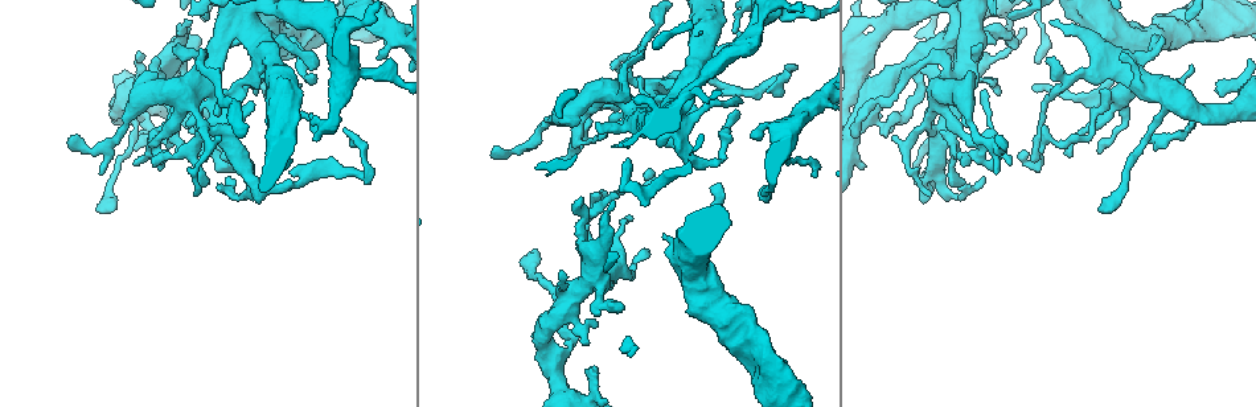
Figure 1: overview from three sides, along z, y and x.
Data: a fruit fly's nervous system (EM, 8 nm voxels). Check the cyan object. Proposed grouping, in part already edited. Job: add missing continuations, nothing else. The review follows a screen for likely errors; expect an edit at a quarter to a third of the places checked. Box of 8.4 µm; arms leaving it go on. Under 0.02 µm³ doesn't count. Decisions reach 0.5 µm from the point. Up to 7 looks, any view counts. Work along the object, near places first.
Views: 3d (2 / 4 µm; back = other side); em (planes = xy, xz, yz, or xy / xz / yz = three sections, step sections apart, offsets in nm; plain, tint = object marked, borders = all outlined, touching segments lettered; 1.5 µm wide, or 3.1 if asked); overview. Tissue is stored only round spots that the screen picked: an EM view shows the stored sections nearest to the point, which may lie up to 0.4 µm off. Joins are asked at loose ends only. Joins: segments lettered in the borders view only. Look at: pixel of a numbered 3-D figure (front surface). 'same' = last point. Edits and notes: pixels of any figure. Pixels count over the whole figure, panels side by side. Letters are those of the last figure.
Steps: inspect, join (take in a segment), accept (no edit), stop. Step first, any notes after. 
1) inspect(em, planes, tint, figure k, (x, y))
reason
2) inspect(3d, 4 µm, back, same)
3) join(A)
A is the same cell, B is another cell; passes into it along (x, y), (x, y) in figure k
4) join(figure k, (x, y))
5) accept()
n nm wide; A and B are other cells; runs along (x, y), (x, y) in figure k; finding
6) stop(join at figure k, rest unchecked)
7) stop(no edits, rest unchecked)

inspect(3d, 4 µm, figure 1, (648, 251))
branch stops here

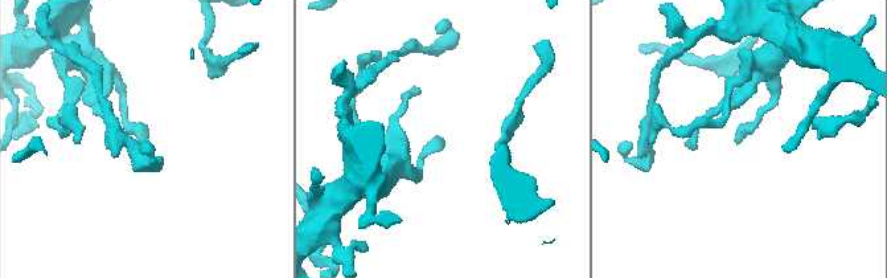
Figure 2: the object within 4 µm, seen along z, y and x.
inspect(em, yz, step 4, tint, figure 2, (441, 142))
shape alone is not enough

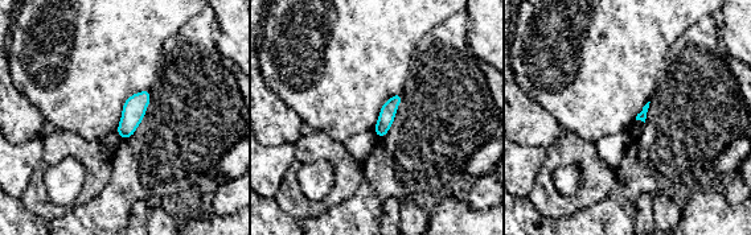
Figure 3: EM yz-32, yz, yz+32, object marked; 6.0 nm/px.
inspect(em, planes, borders, same)

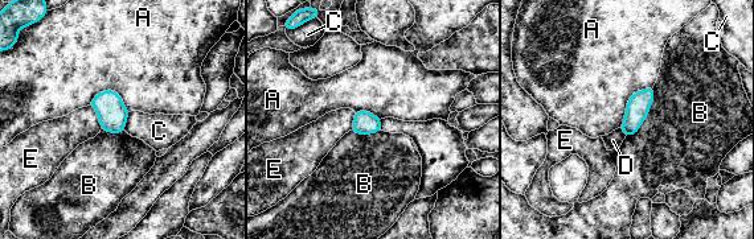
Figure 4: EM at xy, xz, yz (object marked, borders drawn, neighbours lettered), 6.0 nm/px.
accept()
A, B, C, D and E are other cells; border along (652, 86), (628, 99), (619, 127) in figure 4; no lettered segment goes on from it

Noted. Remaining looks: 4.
inspect(em, planes, borders, figure 1, (1216, 89))
an open end

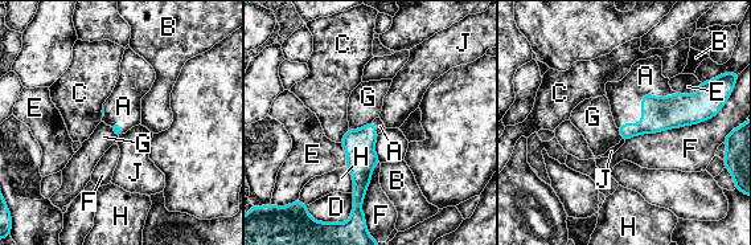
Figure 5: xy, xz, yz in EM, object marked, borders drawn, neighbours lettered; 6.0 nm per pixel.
join(A)
A is the same cell, B, C, D, E, F, G, H and J are other cells; passes into it along (659, 114), (641, 105), (645, 76) in figure 5; the cell continues

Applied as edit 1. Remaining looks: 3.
stop(join at figure 5, rest unchecked)

